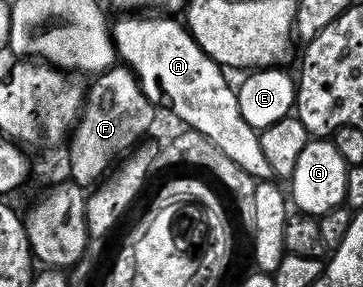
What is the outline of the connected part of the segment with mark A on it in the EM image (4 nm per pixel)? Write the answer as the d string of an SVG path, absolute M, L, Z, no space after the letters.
M122 17L118 24L113 24L112 38L116 48L116 55L125 66L133 71L142 91L148 97L148 101L155 105L161 104L162 95L170 102L172 110L178 114L178 119L191 131L204 133L212 145L220 149L220 153L225 153L227 157L232 157L236 161L239 172L244 176L251 175L254 181L270 181L274 179L271 167L260 149L258 131L240 113L238 104L238 92L226 80L227 72L200 45L195 41L193 35L181 22L174 19L134 19L138 17Z

